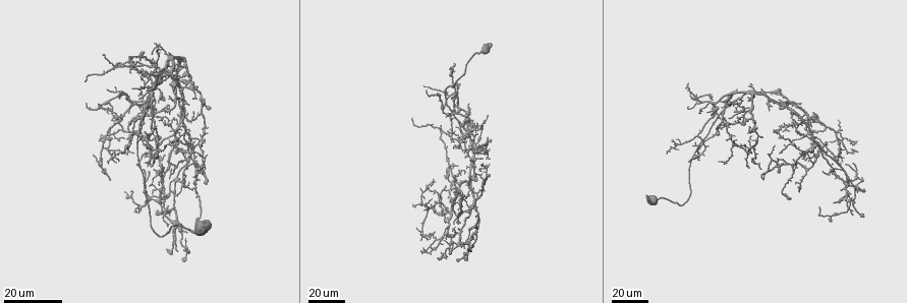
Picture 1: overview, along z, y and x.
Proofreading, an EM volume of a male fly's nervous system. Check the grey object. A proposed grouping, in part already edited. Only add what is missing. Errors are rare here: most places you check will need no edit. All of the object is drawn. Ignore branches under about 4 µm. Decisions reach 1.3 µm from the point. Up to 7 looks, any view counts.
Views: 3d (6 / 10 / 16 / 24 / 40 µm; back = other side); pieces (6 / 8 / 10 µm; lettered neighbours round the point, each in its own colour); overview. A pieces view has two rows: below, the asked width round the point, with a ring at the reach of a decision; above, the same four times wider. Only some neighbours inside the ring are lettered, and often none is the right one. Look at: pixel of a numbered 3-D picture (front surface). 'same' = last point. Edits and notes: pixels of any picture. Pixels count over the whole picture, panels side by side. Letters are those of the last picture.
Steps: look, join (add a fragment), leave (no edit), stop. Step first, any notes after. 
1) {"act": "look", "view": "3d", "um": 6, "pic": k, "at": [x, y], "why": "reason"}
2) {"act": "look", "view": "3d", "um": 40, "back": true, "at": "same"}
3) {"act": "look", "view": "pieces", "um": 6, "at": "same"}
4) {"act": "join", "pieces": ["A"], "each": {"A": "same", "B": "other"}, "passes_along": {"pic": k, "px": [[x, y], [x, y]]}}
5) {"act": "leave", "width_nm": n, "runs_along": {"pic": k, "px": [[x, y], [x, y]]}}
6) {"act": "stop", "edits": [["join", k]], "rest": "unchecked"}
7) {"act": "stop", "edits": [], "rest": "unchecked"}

{"act": "look", "view": "3d", "um": 24, "pic": 1, "at": [426, 239], "why": "free end"}

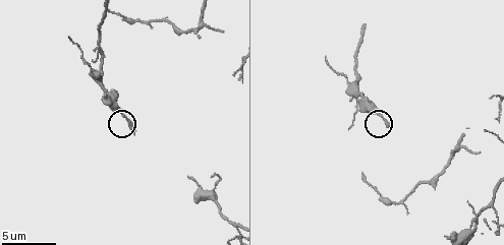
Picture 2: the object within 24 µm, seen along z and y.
{"act": "look", "view": "3d", "um": 10, "pic": 2, "at": [135, 133]}

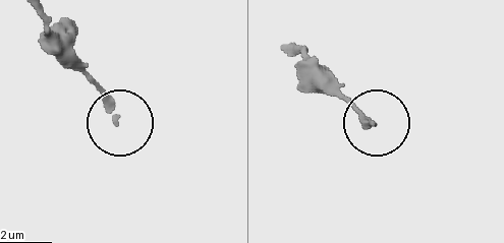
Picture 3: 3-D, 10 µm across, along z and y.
{"act": "look", "view": "pieces", "um": 6, "pic": 3, "at": [372, 124]}

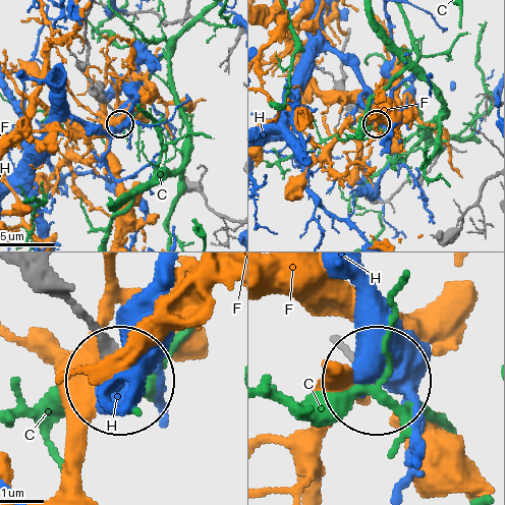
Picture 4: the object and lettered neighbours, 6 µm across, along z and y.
{"act": "leave", "each": {"C": "other", "F": "other", "H": "other"}, "found": "no lettered fragment goes on from it"}

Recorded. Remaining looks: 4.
{"act": "look", "view": "3d", "um": 24, "pic": 1, "at": [447, 185], "why": "tapers out"}

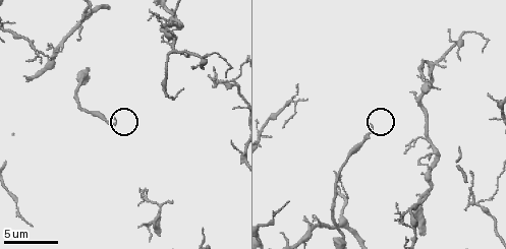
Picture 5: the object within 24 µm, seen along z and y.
{"act": "look", "view": "pieces", "um": 8, "pic": 5, "at": [116, 117], "why": "see the neighbours"}

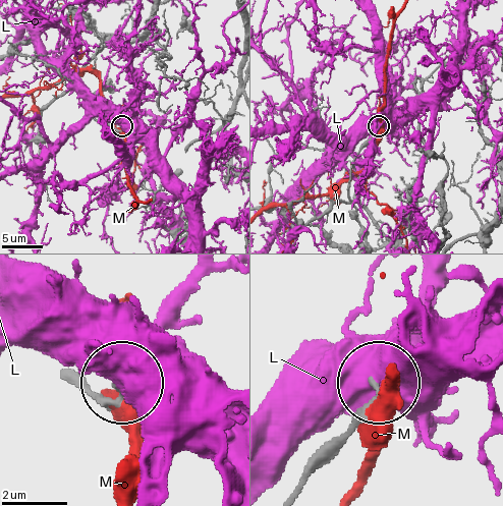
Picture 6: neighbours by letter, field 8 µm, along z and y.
{"act": "leave", "width_nm": 110, "each": {"L": "other", "M": "other"}, "runs_along": {"pic": 6, "px": [[295, 489], [315, 456], [364, 407], [372, 385]]}, "found": "no lettered fragment goes on from it"}

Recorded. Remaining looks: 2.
{"act": "look", "view": "3d", "um": 24, "pic": 1, "at": [722, 106], "why": "long arm stops here"}

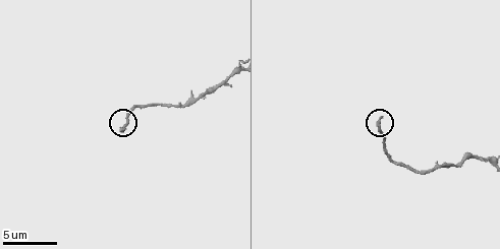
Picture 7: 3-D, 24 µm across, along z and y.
{"act": "look", "view": "pieces", "um": 8, "pic": 7, "at": [125, 130]}

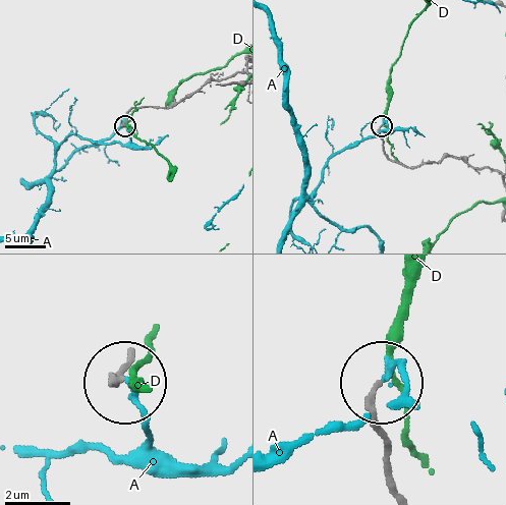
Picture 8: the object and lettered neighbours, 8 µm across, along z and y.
{"act": "leave", "each": {"A": "other", "D": "other"}, "runs_along": {"pic": 8, "px": [[478, 167], [454, 157], [402, 165], [385, 153], [380, 126]]}, "found": "no lettered fragment goes on from it"}

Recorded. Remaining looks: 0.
{"act": "stop", "edits": [], "rest": "unchecked"}

